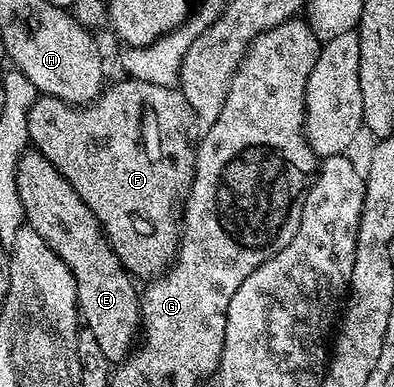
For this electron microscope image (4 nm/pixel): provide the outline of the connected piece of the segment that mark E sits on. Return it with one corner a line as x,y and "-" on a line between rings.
27,151
18,160
16,191
20,195
25,224
34,229
36,235
64,259
68,271
72,271
81,324
96,335
100,351
104,351
111,363
125,361
140,337
140,293
137,288
134,290
135,278
120,263
102,224
88,203
76,195
72,183
37,151

